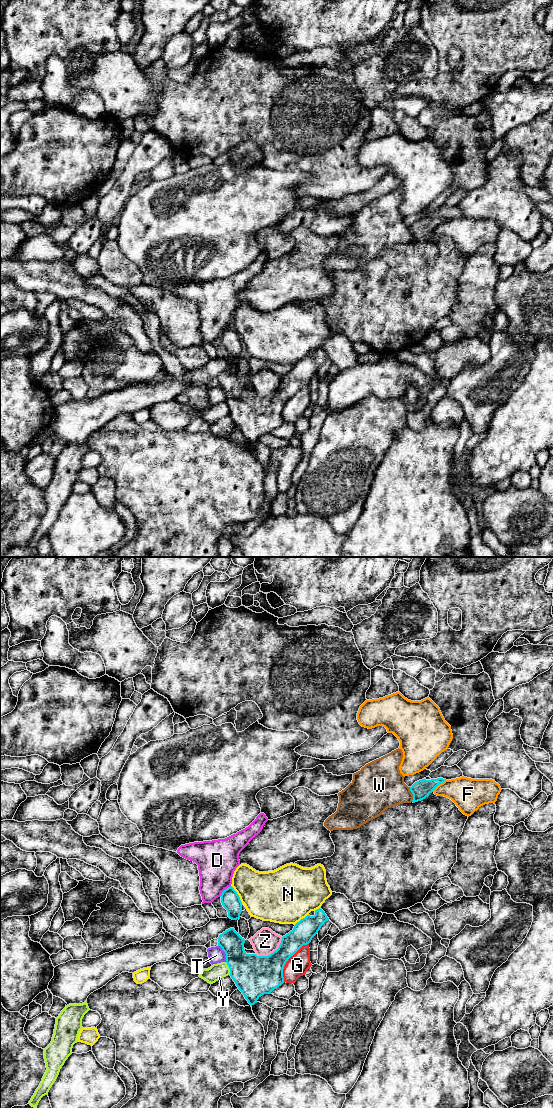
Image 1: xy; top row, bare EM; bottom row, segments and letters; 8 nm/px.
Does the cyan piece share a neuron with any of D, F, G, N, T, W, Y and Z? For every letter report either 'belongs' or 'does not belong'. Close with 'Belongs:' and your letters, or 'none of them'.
D: does not belong
F: does not belong
G: does not belong
N: does not belong
T: does not belong
W: does not belong
Y: does not belong
Z: does not belong
Belongs: none of them

